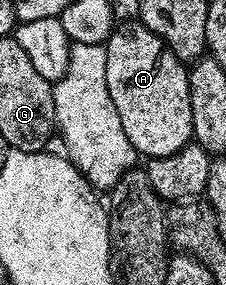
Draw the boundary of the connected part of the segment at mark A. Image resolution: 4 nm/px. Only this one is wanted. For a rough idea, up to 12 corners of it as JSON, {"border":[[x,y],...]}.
{"border":[[138,20],[103,45],[137,155],[193,141],[189,67]]}

